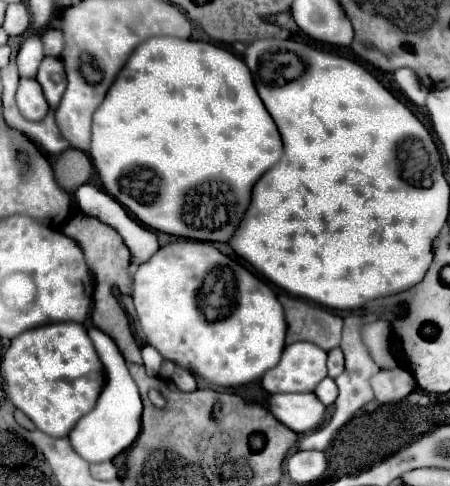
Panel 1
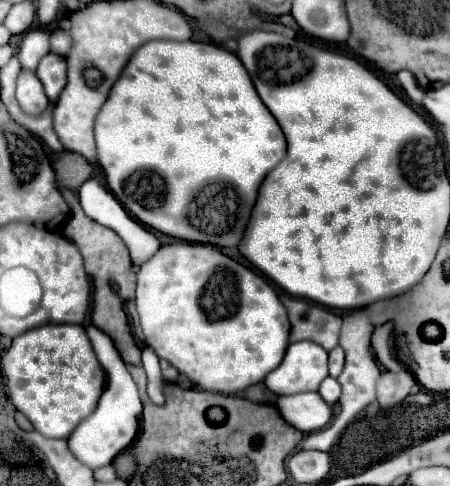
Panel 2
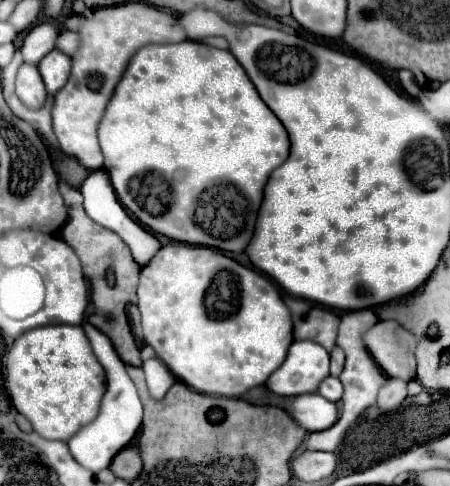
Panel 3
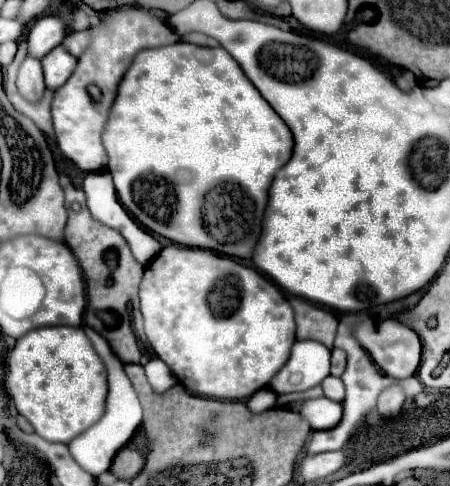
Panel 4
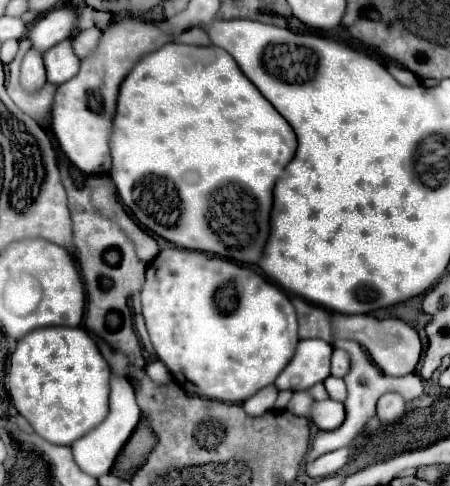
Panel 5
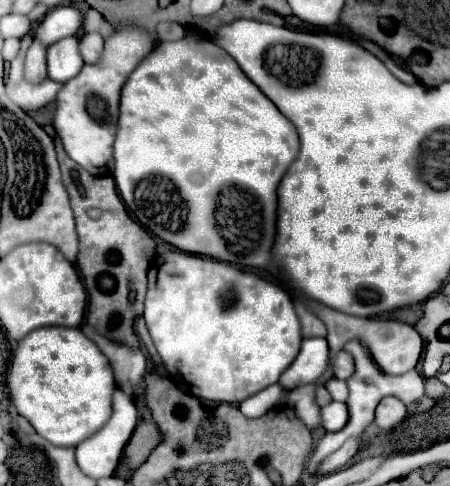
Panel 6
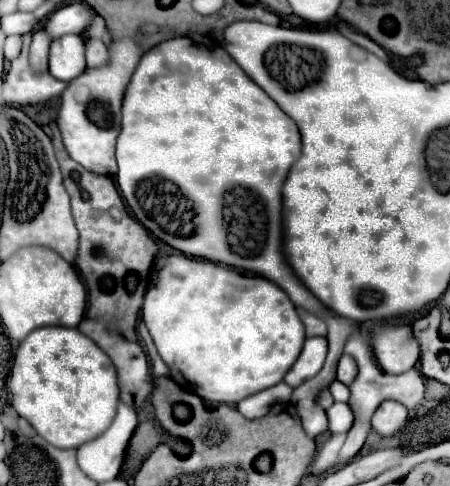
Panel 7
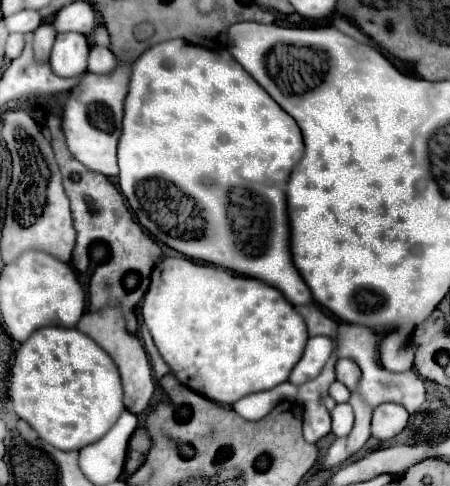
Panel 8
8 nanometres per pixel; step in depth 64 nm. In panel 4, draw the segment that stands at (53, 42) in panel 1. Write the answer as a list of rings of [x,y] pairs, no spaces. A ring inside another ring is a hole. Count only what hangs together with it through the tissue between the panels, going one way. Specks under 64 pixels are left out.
[[[82,30],[82,32],[70,32],[66,38],[64,38],[64,46],[68,48],[68,52],[72,52],[76,58],[90,46],[90,32],[88,30]]]

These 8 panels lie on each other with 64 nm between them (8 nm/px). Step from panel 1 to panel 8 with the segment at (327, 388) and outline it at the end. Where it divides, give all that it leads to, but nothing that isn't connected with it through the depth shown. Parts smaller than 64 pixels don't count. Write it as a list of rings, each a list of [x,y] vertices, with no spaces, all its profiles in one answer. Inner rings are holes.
[[[332,382],[328,392],[330,392],[330,396],[332,396],[336,402],[348,402],[348,398],[350,398],[348,388],[346,388],[344,384],[340,384],[340,382]]]

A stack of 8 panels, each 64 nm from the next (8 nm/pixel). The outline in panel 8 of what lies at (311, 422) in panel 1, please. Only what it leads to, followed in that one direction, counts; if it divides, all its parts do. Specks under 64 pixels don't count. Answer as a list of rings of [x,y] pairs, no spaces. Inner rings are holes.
[[[336,404],[336,408],[332,410],[332,432],[340,438],[346,438],[352,430],[352,424],[354,424],[352,406],[350,404]]]

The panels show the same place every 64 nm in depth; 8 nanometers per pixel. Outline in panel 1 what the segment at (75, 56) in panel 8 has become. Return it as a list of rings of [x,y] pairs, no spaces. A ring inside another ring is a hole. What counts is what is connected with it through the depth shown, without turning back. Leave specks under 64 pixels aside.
[[[46,56],[38,68],[36,80],[42,86],[50,108],[56,110],[56,106],[60,104],[60,98],[64,94],[64,88],[66,88],[66,72],[64,72],[62,60],[54,58],[54,56]]]

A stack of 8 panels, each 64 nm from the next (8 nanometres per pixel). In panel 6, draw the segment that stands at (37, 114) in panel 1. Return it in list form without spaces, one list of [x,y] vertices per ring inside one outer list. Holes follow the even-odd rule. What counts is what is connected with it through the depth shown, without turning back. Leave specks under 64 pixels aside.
[[[34,40],[28,48],[24,72],[30,82],[42,82],[46,78],[46,46],[40,40]]]

